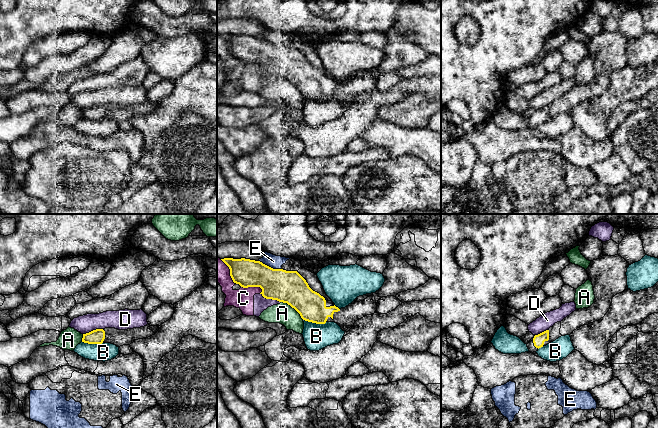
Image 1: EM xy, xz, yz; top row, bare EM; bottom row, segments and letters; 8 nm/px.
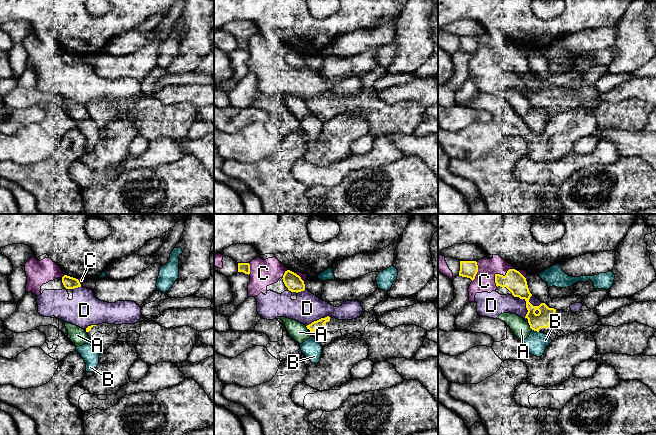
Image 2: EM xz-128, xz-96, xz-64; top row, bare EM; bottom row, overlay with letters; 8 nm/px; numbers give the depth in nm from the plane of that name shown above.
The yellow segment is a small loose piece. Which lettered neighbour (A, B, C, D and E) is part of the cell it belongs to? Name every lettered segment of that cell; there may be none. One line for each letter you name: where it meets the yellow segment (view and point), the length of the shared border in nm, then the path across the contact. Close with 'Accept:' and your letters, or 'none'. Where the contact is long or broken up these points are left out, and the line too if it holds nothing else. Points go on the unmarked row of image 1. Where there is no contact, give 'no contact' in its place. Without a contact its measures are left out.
Accept: none

